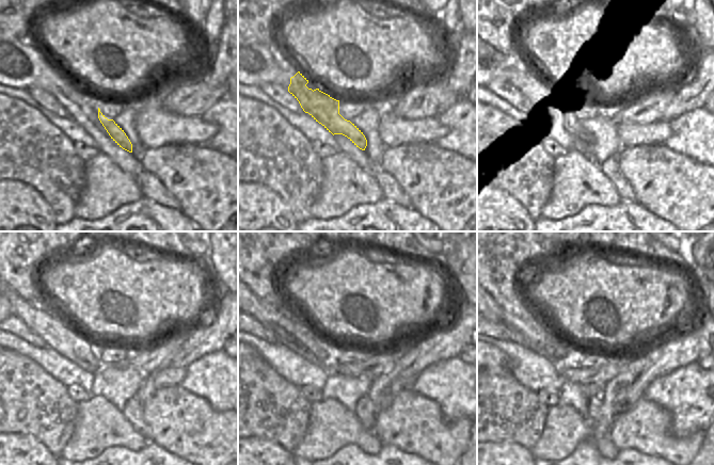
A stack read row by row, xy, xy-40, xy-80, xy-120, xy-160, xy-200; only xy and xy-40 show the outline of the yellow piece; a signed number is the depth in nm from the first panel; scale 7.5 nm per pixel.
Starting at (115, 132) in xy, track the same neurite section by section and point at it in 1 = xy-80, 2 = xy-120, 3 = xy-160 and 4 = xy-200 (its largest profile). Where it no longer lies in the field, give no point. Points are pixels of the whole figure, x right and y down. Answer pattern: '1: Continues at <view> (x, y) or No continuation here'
1: Continues at xy-80 (560, 109)
2: Continues at xy-120 (50, 326)
3: Continues at xy-160 (287, 330)
4: Continues at xy-200 (553, 348)

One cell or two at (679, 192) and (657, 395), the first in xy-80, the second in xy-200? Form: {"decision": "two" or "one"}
{"decision": "two"}

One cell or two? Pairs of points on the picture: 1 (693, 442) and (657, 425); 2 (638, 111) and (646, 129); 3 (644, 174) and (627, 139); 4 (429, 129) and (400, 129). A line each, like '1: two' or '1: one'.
1: one
2: two
3: two
4: one

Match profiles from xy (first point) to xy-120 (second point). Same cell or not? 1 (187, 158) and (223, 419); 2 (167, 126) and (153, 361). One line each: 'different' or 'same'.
1: same
2: different

